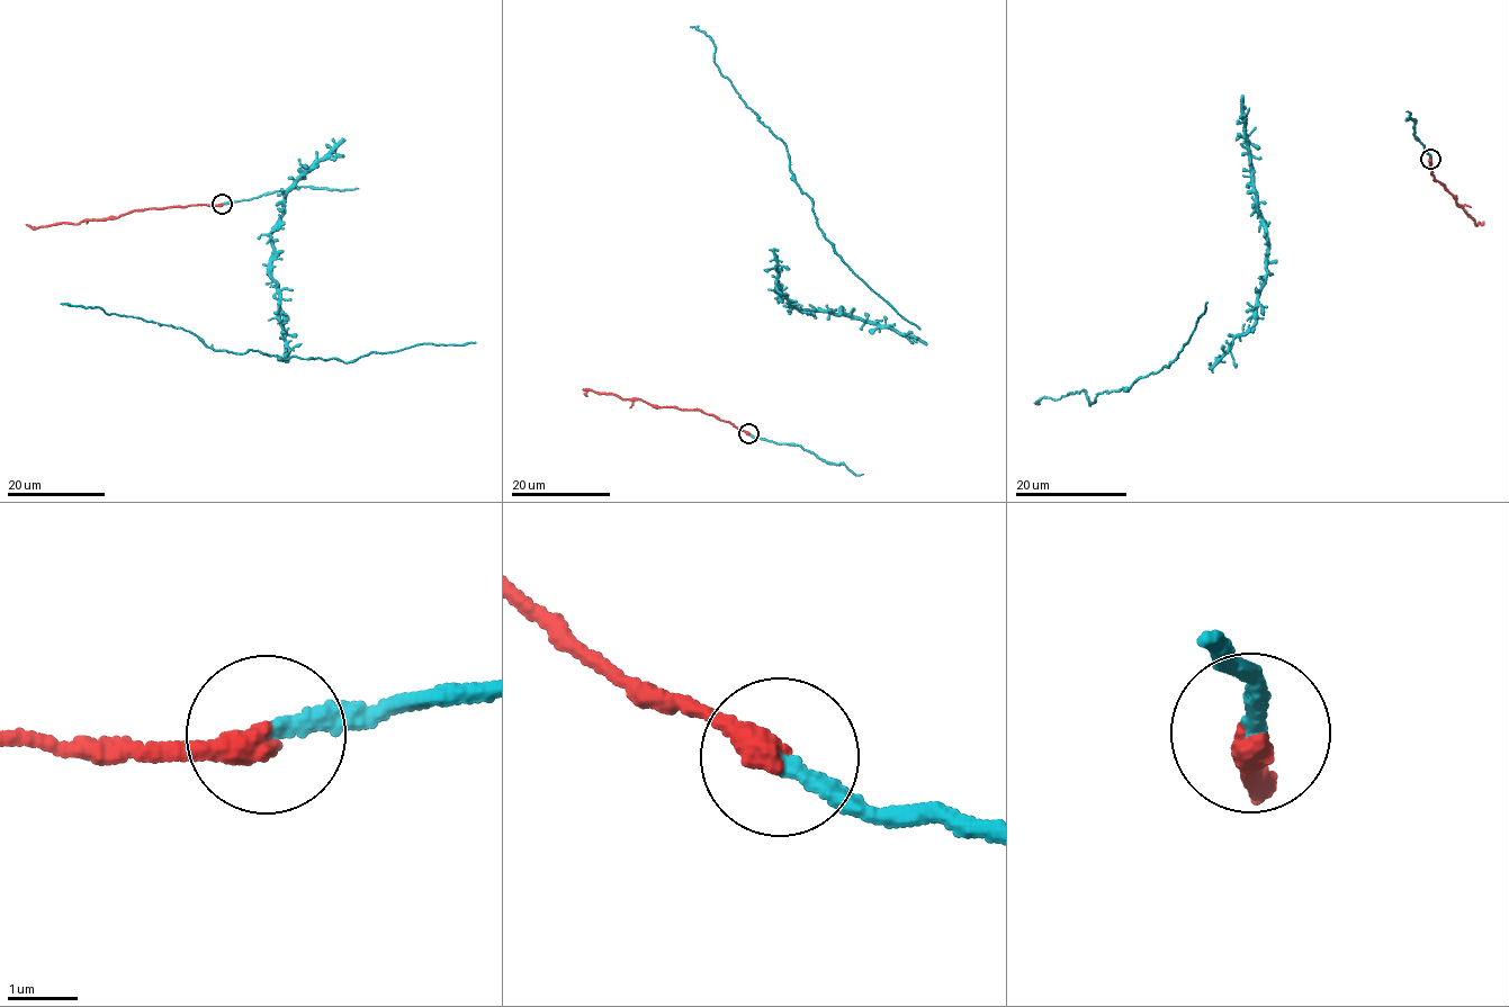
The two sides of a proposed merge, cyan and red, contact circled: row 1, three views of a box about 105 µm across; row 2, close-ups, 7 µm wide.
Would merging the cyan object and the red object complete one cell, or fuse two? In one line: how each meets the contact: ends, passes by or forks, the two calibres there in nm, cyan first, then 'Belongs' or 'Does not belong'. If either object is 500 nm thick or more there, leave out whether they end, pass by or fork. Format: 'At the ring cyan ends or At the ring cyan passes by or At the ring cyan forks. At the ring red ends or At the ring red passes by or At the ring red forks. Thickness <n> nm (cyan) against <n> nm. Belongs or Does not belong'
At the ring cyan ends. At the ring red ends. Thickness 220 nm (cyan) against 400 nm. Belongs

